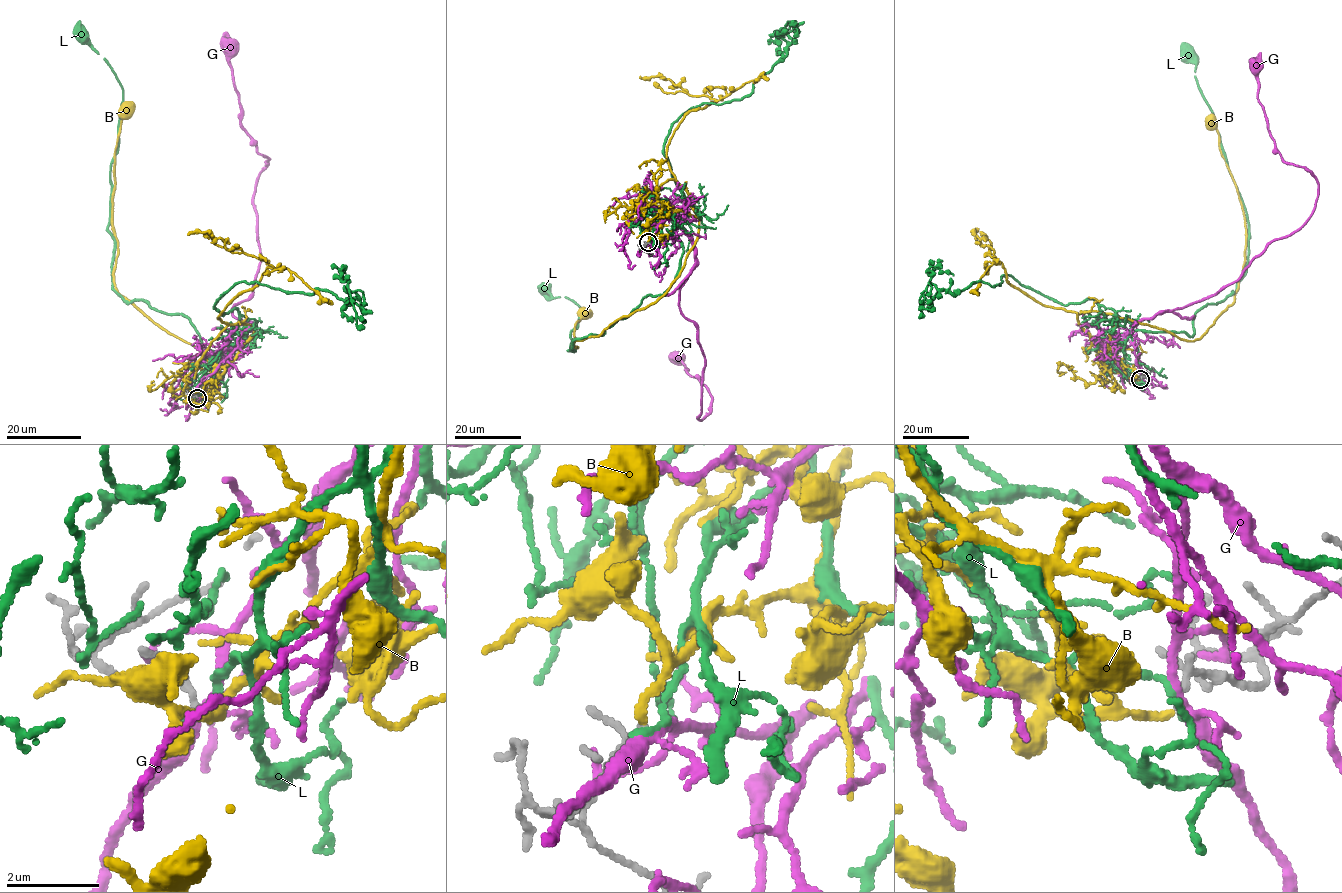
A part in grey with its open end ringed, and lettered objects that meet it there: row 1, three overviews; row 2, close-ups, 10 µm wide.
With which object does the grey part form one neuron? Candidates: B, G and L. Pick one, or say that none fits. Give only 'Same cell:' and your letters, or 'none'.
Same cell: B

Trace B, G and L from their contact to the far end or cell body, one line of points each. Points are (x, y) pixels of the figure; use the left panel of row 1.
B: (197, 399), (253, 329), (227, 352), (212, 356), (161, 328), (117, 291), (115, 148), (124, 113)
G: (197, 399), (249, 331), (232, 309), (253, 295), (261, 260), (253, 196), (268, 159), (241, 125), (229, 49)
L: (197, 399), (237, 344), (208, 350), (181, 313), (113, 288), (122, 87), (78, 31)

